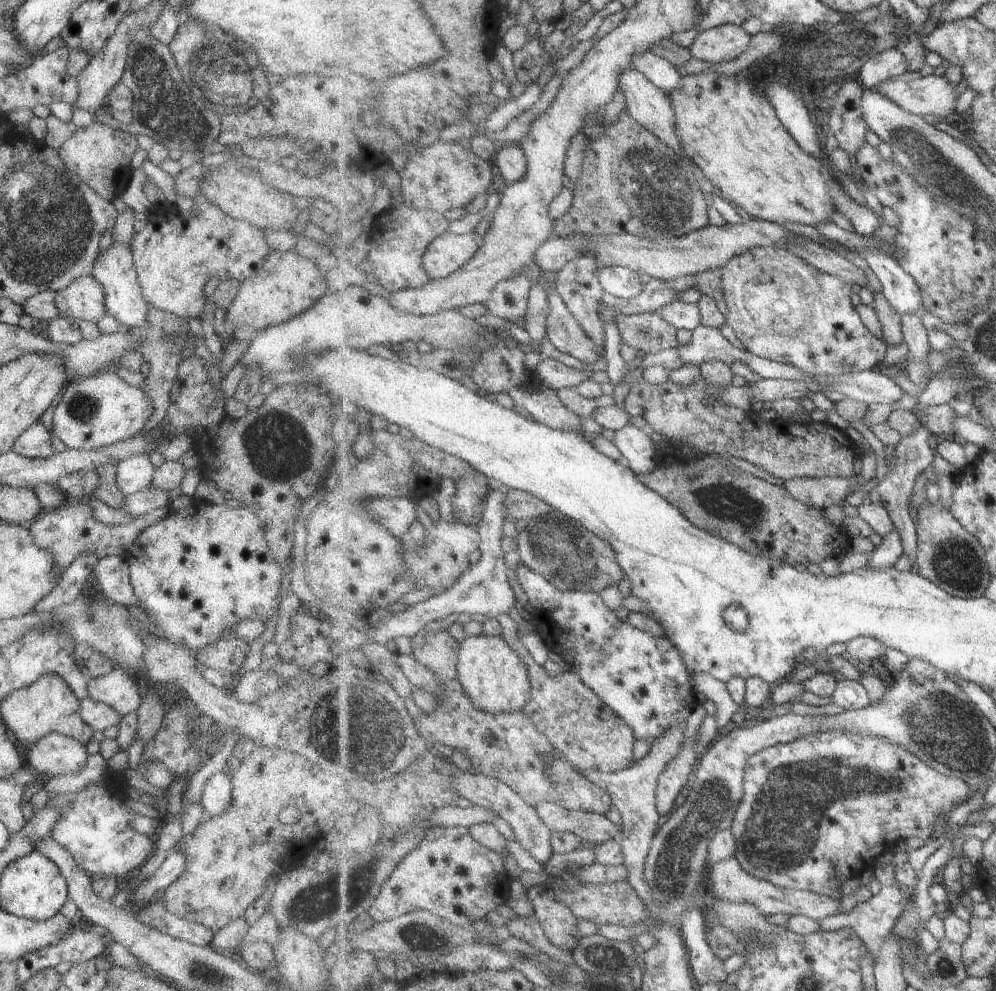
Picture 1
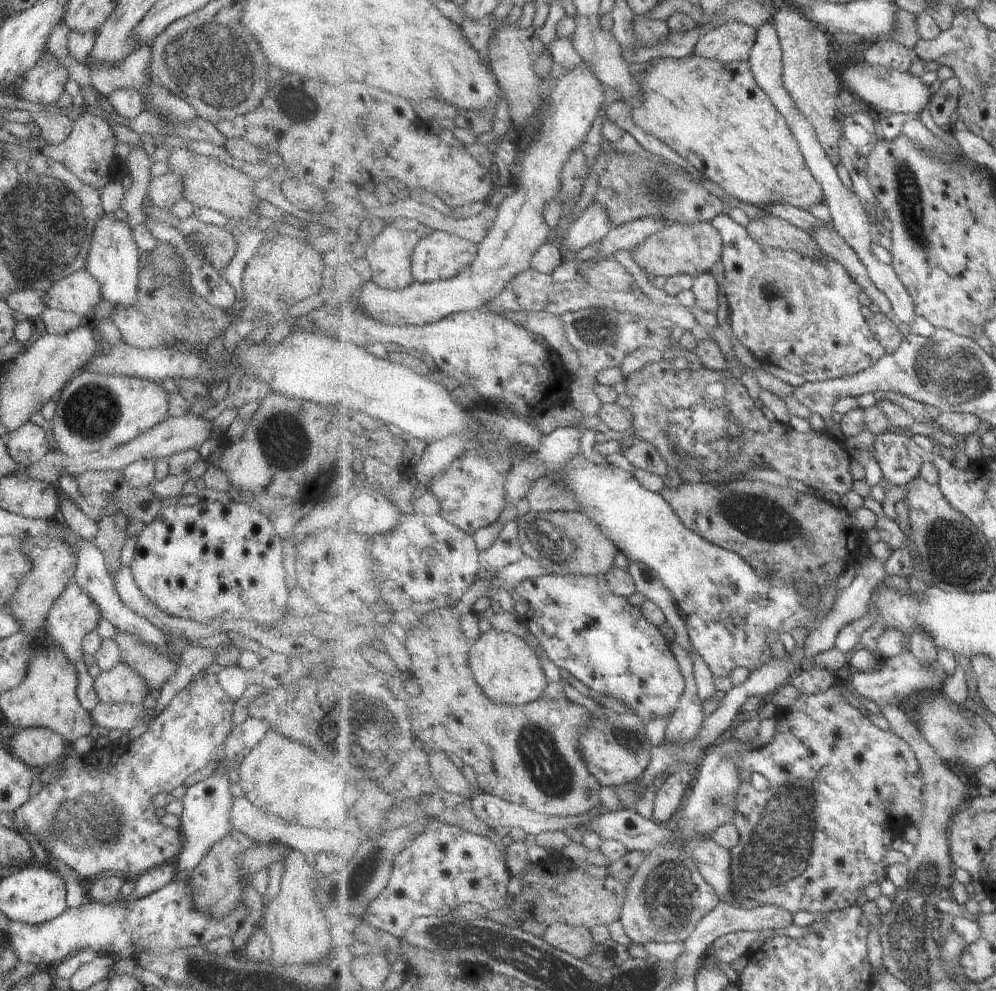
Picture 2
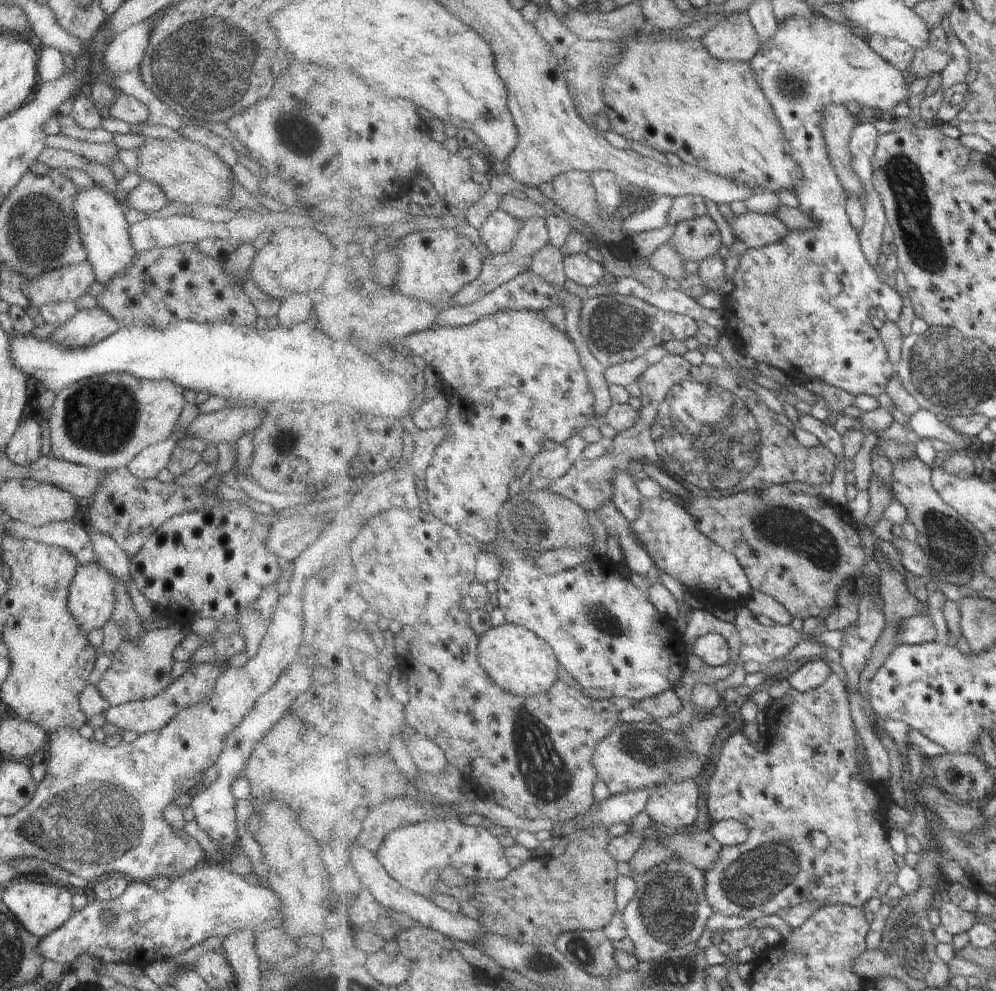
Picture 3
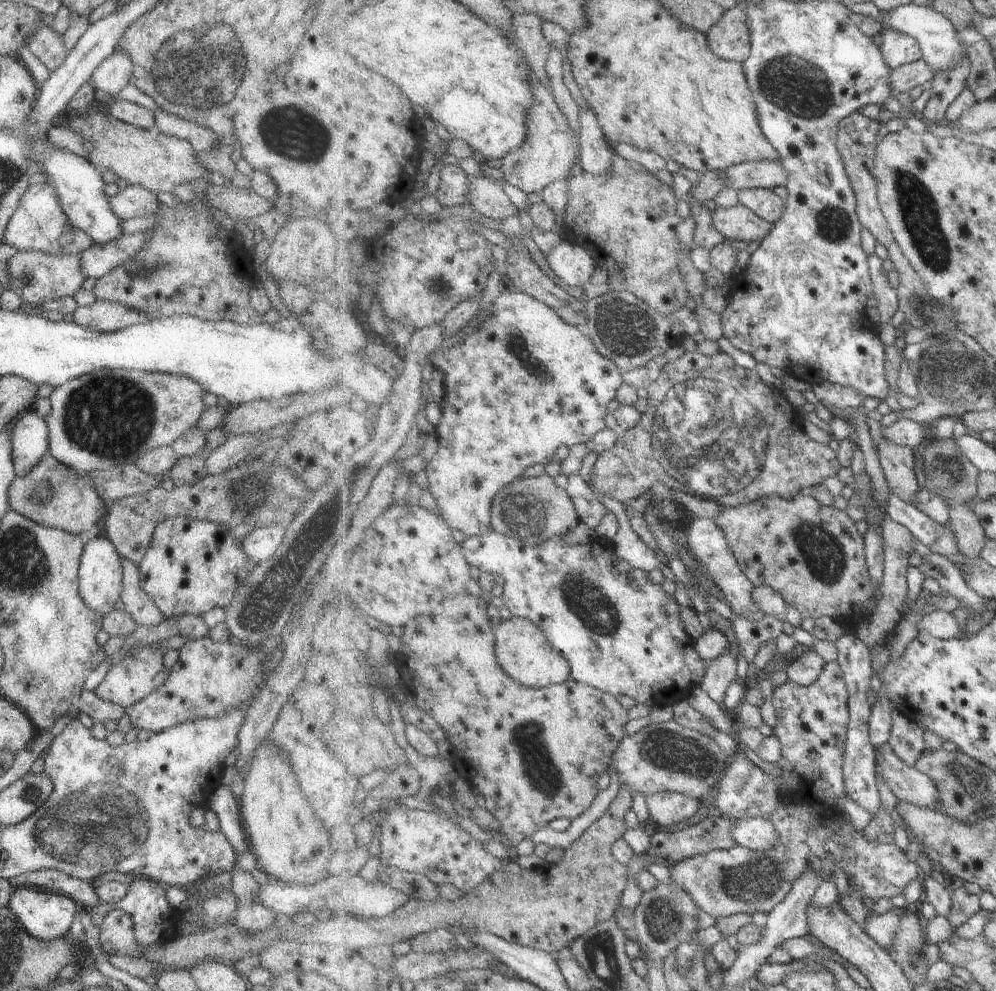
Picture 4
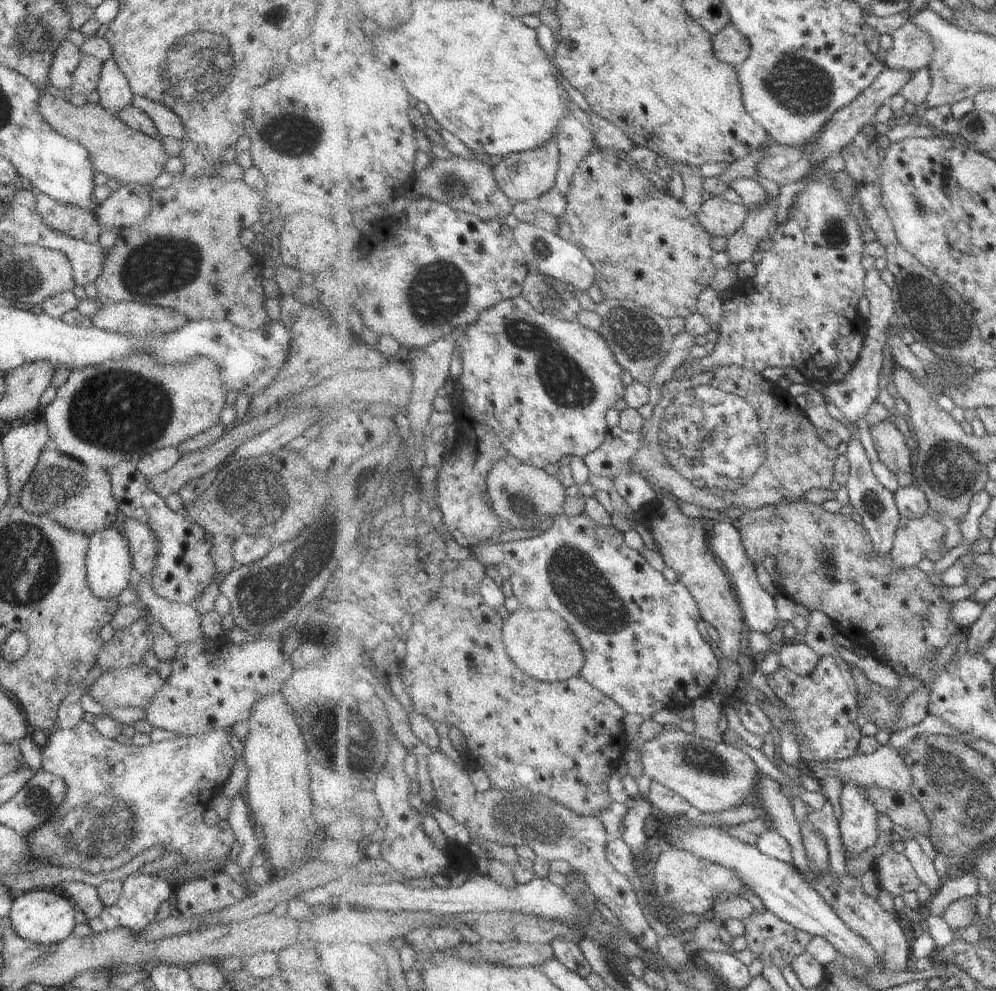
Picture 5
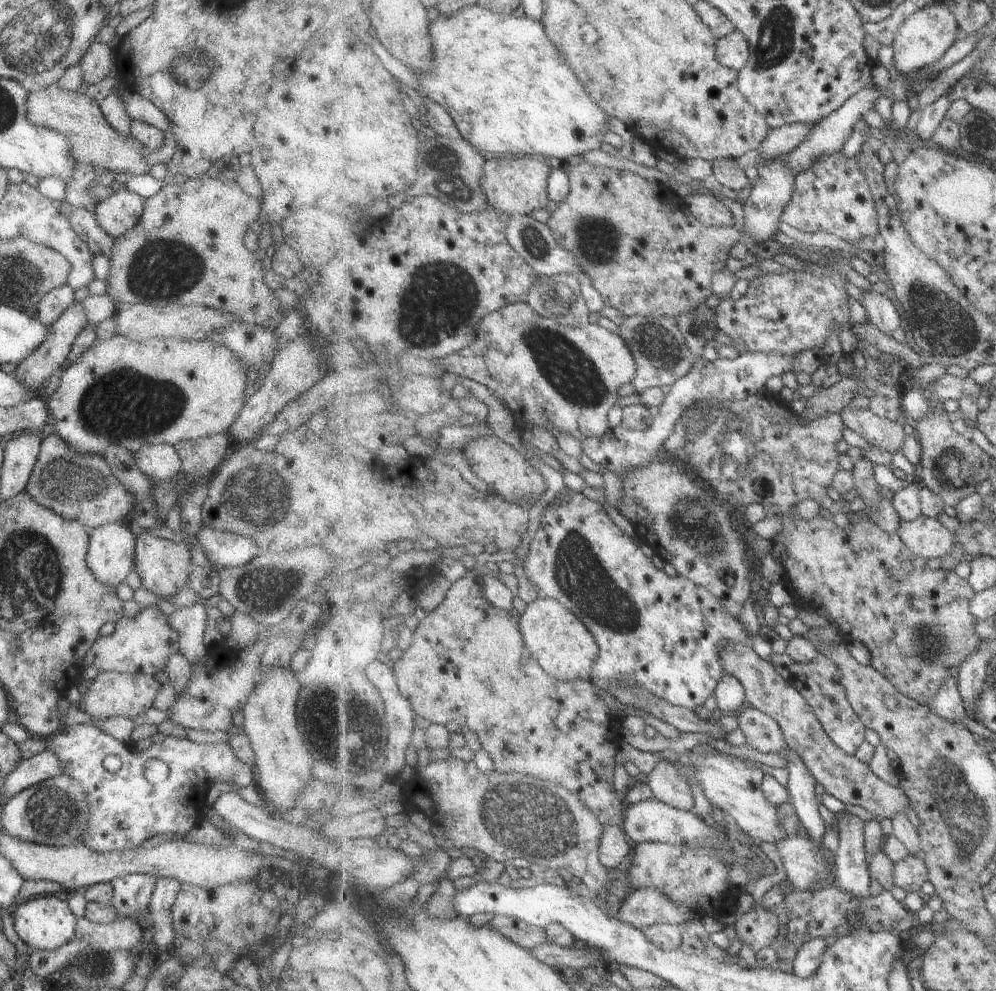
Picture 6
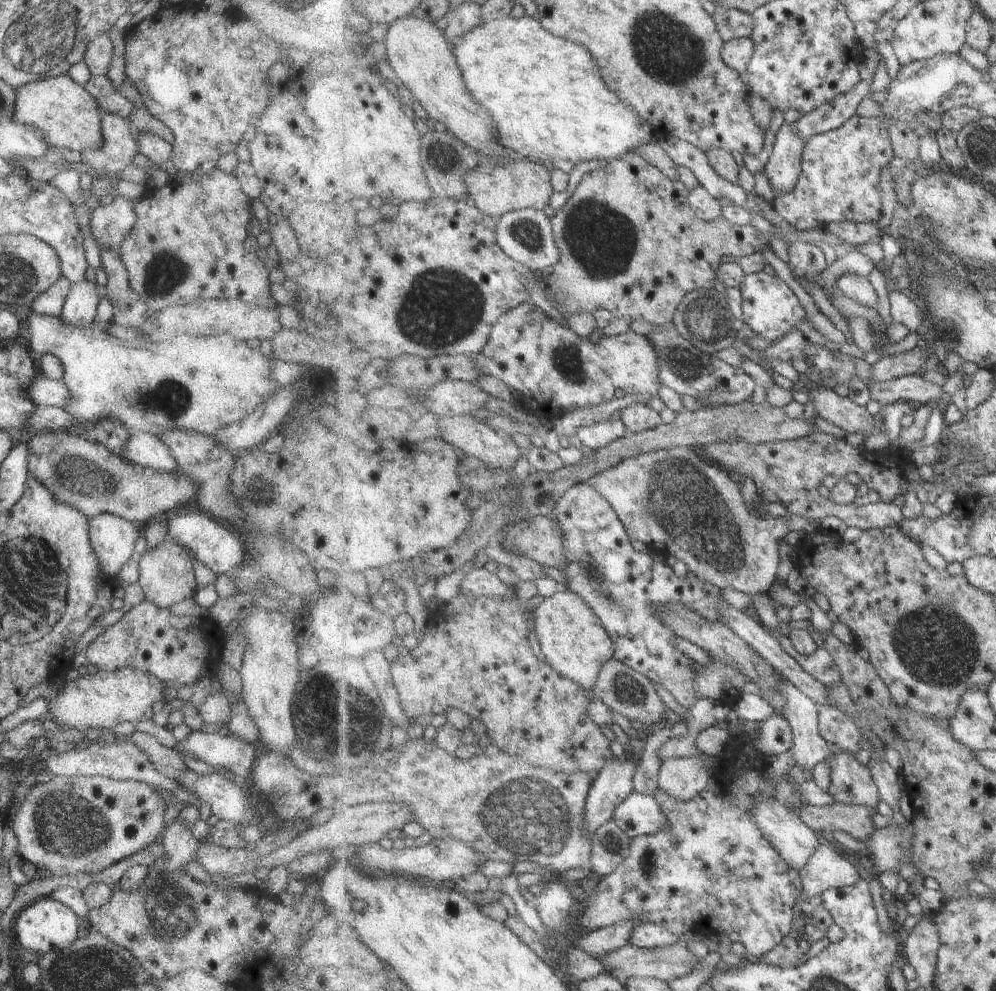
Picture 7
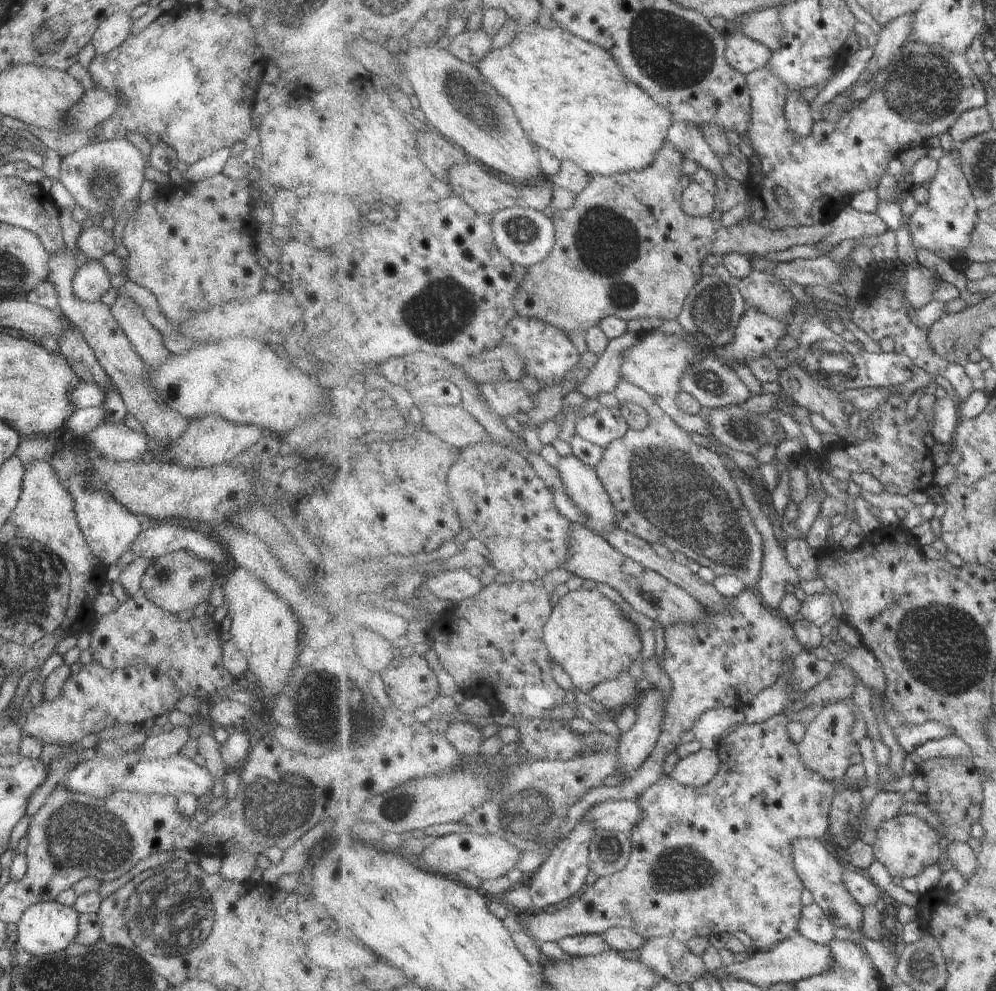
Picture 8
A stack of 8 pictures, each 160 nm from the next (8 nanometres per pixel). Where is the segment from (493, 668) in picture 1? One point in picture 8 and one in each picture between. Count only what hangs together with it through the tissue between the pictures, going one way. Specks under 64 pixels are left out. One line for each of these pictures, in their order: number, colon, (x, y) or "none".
2: (509, 670)
3: (522, 663)
4: (525, 652)
5: (540, 642)
6: (559, 640)
7: (573, 639)
8: (590, 636)

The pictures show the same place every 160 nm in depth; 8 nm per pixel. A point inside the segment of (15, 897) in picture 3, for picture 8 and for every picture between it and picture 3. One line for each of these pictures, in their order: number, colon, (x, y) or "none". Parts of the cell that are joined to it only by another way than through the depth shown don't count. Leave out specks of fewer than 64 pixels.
4: (45, 916)
5: (39, 916)
6: (43, 922)
7: (45, 925)
8: (46, 927)

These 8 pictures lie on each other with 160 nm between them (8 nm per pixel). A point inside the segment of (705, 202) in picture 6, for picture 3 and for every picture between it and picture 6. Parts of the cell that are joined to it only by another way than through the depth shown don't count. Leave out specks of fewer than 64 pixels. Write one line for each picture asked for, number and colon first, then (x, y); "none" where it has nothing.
3: (753, 230)
4: (739, 223)
5: (721, 218)

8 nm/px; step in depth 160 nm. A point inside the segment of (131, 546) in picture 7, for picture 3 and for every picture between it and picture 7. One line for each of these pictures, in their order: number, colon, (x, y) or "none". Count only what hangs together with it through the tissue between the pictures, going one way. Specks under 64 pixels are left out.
3: (91, 601)
4: (100, 573)
5: (108, 564)
6: (110, 557)

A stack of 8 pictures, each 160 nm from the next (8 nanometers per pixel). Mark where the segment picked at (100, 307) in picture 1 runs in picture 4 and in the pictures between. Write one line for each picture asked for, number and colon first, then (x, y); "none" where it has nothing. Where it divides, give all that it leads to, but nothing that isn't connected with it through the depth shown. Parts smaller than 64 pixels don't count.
2: (78, 292)
3: (68, 283)
4: (38, 278)

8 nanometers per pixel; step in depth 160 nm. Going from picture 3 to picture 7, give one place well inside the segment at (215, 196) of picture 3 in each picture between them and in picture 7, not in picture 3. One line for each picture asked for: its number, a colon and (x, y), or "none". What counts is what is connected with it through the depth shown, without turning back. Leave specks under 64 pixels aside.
4: (159, 163)
5: (120, 152)
6: (93, 141)
7: (69, 118)

